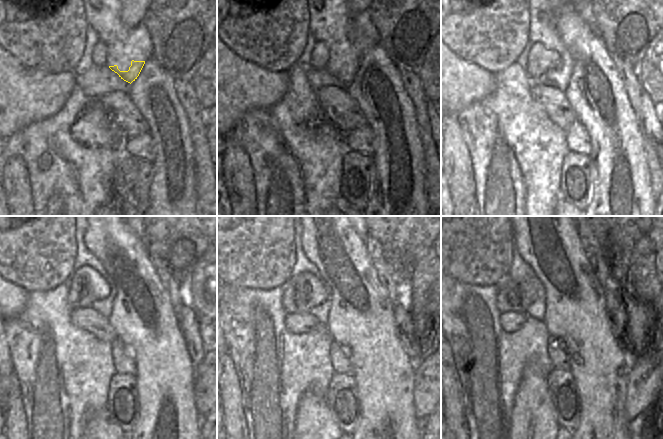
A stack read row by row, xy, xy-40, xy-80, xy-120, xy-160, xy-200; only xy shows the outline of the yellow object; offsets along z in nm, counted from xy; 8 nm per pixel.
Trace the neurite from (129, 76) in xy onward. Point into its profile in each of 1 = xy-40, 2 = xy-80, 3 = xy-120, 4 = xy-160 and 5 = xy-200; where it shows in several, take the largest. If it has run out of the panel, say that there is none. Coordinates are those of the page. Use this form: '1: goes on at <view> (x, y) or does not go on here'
1: goes on at xy-40 (345, 72)
2: goes on at xy-80 (559, 77)
3: goes on at xy-120 (104, 306)
4: goes on at xy-160 (292, 303)
5: goes on at xy-200 (510, 299)

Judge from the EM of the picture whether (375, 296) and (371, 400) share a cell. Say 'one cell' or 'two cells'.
one cell

